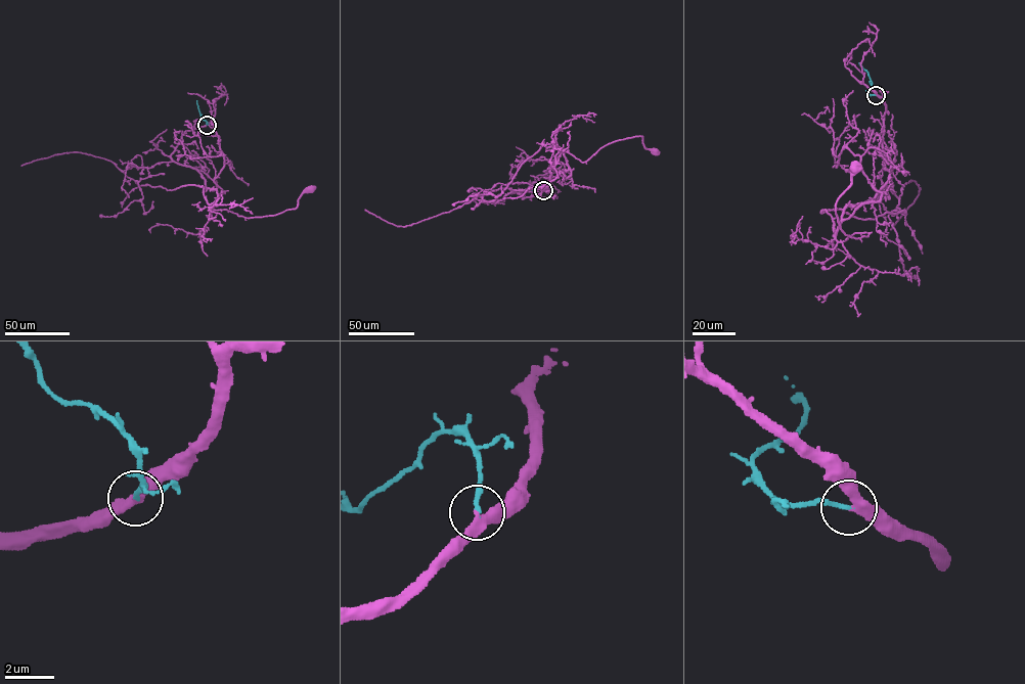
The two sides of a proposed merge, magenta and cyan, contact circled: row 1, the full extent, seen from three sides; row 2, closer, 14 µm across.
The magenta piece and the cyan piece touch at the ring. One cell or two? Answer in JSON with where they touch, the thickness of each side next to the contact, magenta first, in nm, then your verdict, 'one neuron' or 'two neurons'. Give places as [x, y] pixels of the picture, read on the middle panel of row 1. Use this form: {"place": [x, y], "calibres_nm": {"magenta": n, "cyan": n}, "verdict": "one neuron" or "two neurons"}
{"place": [543, 190], "calibres_nm": {"magenta": 360, "cyan": 180}, "verdict": "one neuron"}

